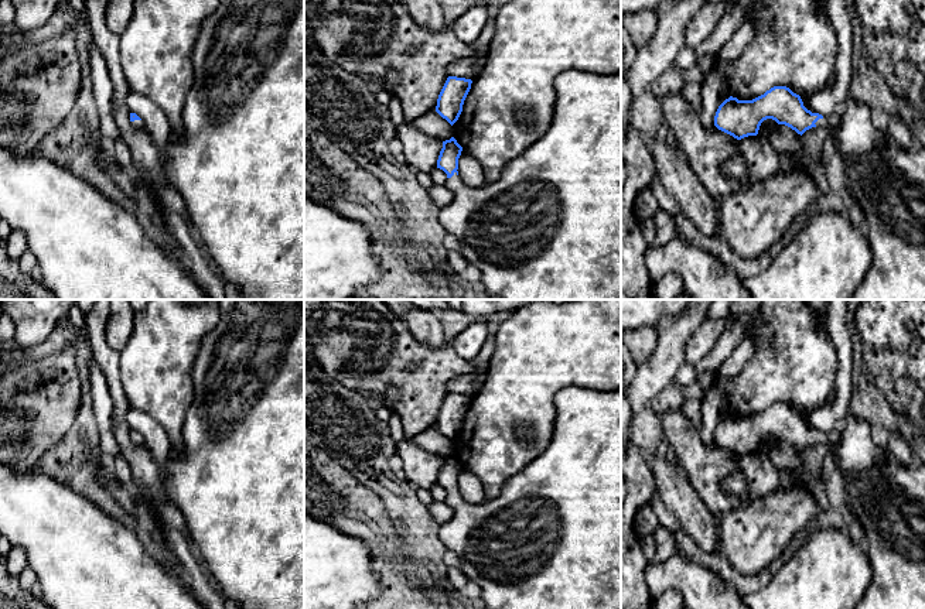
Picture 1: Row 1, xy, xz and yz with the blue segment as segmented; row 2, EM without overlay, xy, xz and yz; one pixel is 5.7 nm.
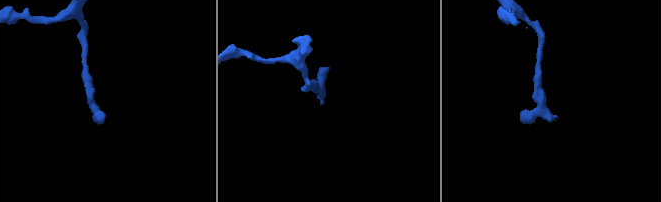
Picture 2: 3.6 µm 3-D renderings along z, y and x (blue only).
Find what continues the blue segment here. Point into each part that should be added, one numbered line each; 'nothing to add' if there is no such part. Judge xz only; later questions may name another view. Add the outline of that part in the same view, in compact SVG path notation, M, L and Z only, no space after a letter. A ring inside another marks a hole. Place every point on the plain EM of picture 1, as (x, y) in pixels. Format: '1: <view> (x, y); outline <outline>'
1: xz (552, 540); outline M567 387L562 389L554 394L556 406L556 421L552 435L550 445L532 462L525 465L518 473L512 475L509 480L504 485L502 492L495 499L487 499L481 504L470 504L464 502L454 489L451 495L447 496L446 503L453 509L453 517L440 526L438 538L446 550L450 550L458 555L458 568L465 574L468 581L477 584L481 589L482 606L481 609L621 609L621 389L618 390L593 390L593 389L578 389Z

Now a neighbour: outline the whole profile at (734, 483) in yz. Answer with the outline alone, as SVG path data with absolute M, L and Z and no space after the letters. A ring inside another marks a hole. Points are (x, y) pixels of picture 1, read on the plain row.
M738 469L731 471L723 480L721 489L727 495L734 495L740 499L740 507L745 507L752 502L748 493L747 479L744 478L743 472Z

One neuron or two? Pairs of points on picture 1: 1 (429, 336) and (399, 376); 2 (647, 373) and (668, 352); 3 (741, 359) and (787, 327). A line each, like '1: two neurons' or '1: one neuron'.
1: two neurons
2: one neuron
3: two neurons

